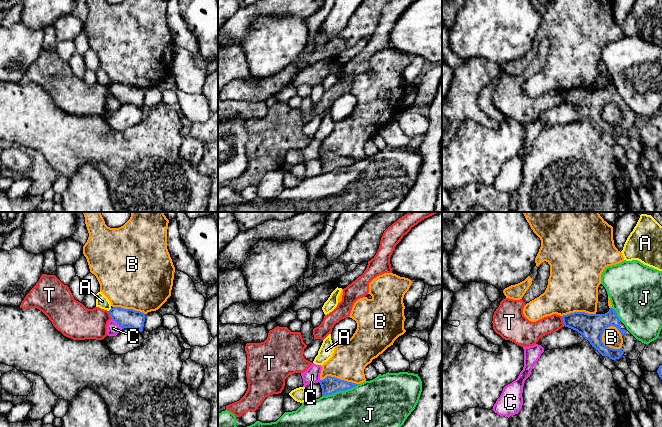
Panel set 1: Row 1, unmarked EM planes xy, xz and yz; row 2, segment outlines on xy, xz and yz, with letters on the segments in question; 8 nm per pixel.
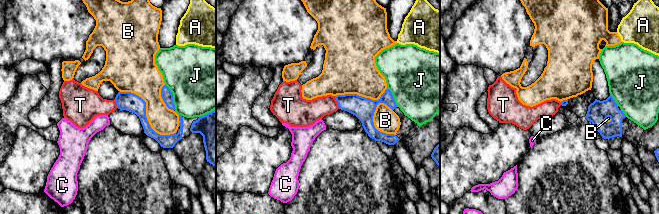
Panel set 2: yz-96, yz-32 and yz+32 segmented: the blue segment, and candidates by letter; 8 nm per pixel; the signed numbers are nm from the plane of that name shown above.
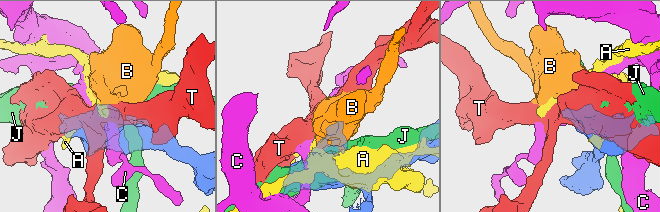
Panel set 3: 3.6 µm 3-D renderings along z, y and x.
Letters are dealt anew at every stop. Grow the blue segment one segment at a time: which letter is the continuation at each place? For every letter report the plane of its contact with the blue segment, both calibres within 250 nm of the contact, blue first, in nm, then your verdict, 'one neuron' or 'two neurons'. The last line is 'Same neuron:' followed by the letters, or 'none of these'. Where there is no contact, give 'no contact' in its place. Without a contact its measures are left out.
A: contact in xy; calibres 160 and 100 nm; two neurons
B: contact in yz; calibres 200 and 150 nm; two neurons
C: contact in xy; calibres 160 and 100 nm; two neurons
J: contact in xz; calibres 140 and 360 nm; two neurons
T: contact in yz; calibres 200 and 150 nm; two neurons
Same neuron: none of these

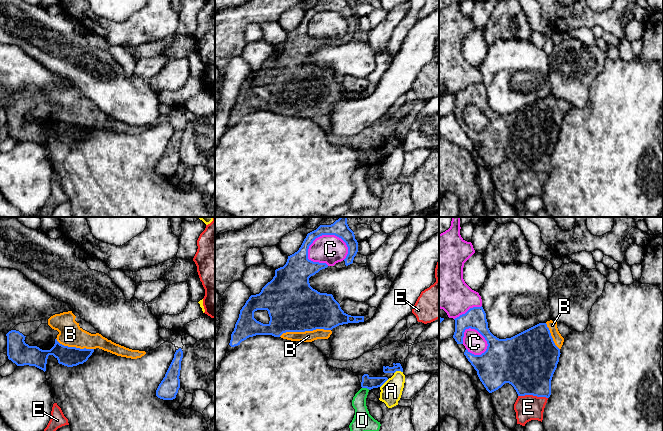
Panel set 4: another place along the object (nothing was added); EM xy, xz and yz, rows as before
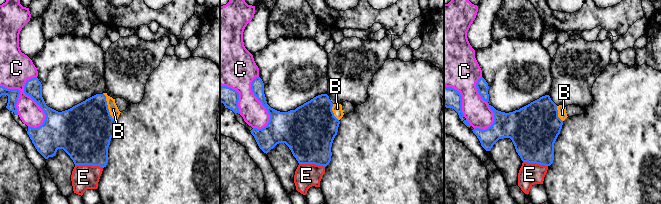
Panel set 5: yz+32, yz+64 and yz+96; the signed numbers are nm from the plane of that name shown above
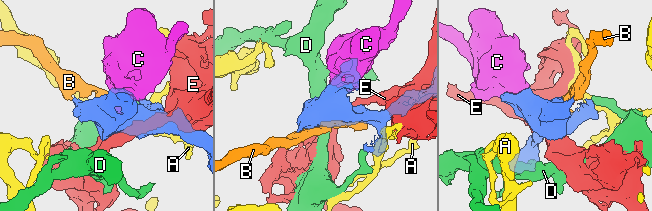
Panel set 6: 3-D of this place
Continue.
A: contact in xz; calibres 60 and 170 nm; two neurons
B: contact in xz; calibres 420 and 100 nm; one neuron
C: contact in xz; calibres 140 and 240 nm; two neurons
D: contact in xz; calibres 100 and 130 nm; two neurons
E: contact in yz; calibres 420 and 200 nm; two neurons
Same neuron: B

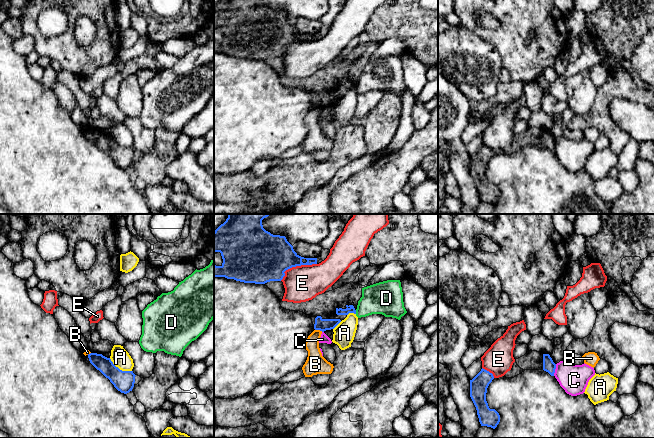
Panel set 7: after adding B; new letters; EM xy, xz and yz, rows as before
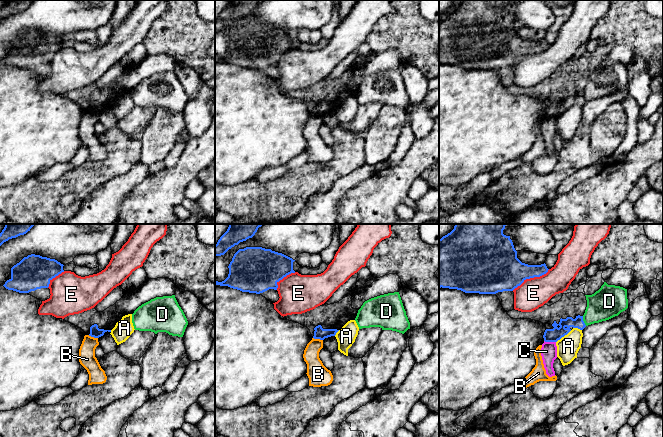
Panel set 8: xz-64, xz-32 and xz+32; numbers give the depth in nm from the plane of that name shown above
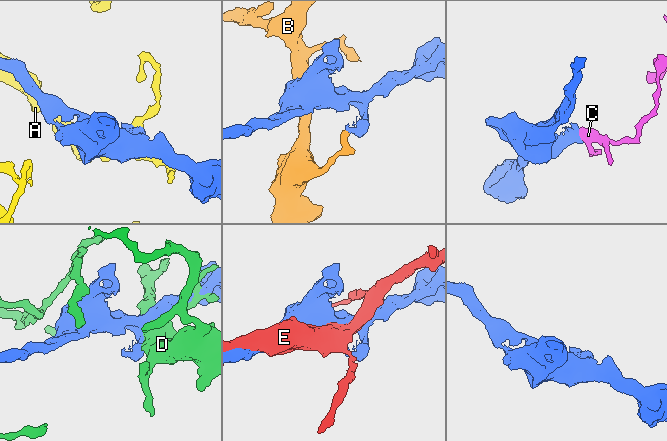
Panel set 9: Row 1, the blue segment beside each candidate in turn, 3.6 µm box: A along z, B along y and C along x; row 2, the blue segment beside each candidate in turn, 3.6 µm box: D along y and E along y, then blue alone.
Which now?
A: contact in xy; calibres 170 and 150 nm; two neurons
B: contact in xz; calibres 100 and 130 nm; two neurons
C: contact in yz; calibres 100 and 220 nm; two neurons
D: contact in xz; calibres 60 and 260 nm; two neurons
E: contact in xz; calibres 380 and 280 nm; two neurons
Same neuron: none of these

